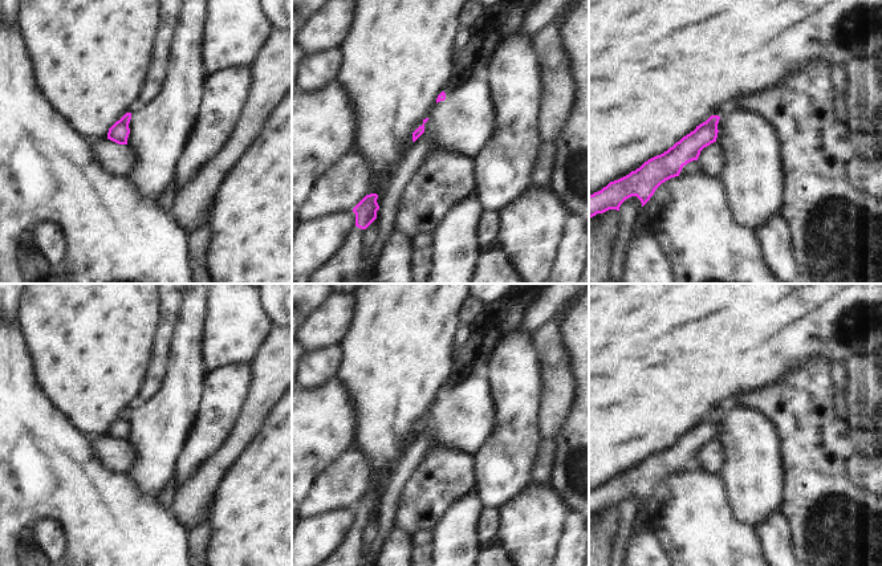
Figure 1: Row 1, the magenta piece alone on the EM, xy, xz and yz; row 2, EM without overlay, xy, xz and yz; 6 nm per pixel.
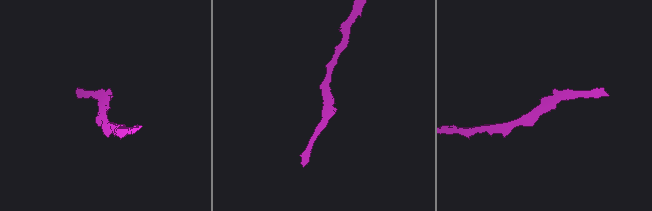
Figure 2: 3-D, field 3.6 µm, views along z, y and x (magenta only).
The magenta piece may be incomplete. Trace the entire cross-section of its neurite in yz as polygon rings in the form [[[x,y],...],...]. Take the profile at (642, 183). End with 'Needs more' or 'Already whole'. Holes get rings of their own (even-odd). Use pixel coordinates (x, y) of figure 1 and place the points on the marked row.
[[[711,115],[663,154],[589,195],[589,219],[609,209],[619,211],[621,204],[631,196],[637,196],[643,207],[662,183],[679,176],[687,163],[698,160],[700,151],[716,142],[719,119],[719,115]]]. Already whole.

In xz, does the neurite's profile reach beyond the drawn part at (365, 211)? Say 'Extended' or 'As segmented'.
Extended.

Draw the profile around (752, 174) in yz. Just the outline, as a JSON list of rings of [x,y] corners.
[[[736,110],[723,114],[718,123],[718,144],[724,152],[720,180],[725,187],[729,207],[736,221],[757,233],[765,224],[783,215],[784,209],[784,162],[783,143],[777,131],[755,113]]]

